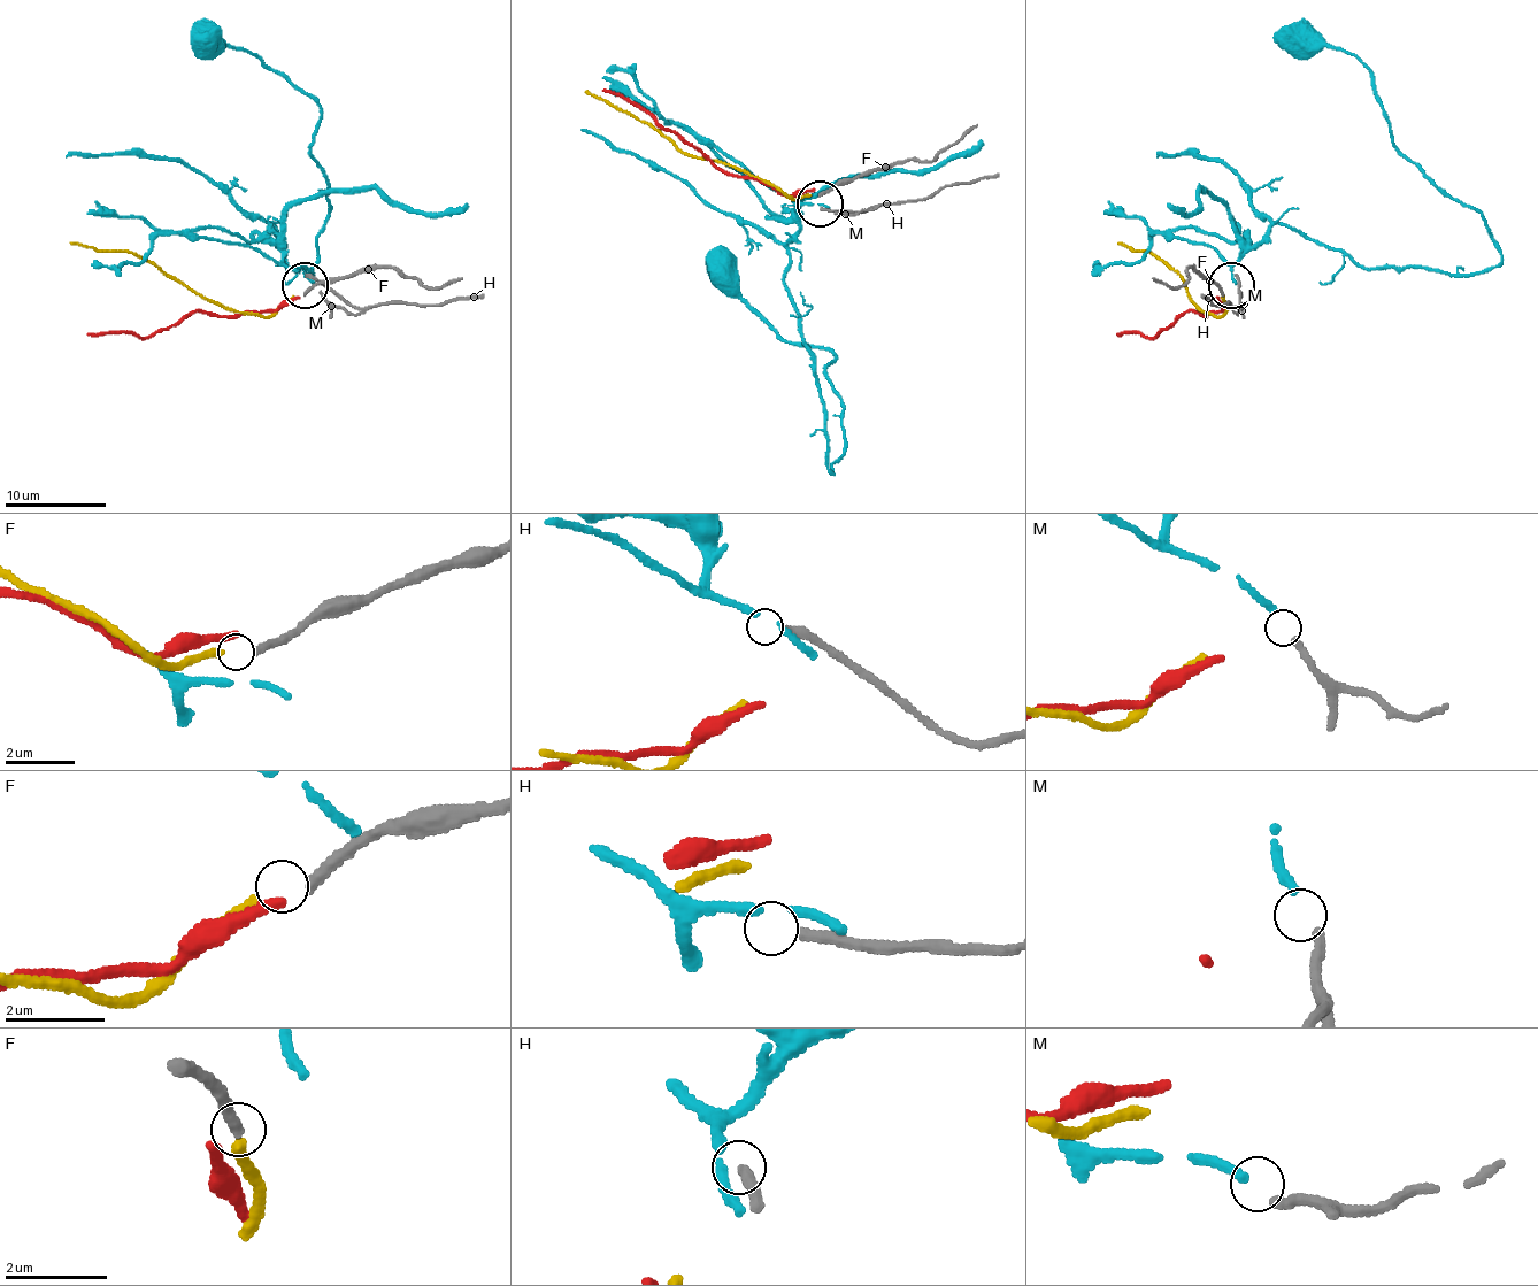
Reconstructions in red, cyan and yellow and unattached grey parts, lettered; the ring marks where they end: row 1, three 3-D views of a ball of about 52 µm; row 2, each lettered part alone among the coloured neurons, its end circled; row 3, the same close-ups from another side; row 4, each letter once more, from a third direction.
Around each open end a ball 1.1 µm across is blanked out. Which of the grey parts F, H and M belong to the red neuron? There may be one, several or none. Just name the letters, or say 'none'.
none

